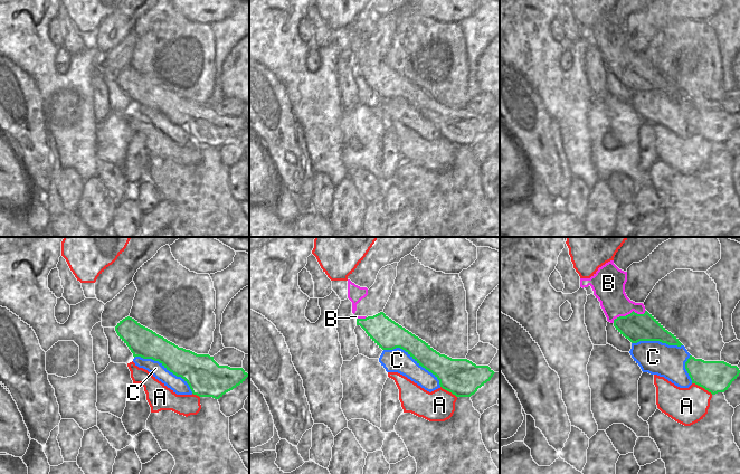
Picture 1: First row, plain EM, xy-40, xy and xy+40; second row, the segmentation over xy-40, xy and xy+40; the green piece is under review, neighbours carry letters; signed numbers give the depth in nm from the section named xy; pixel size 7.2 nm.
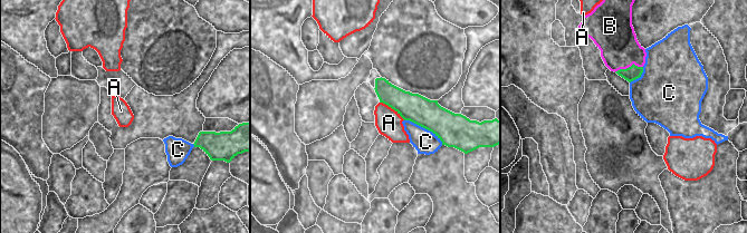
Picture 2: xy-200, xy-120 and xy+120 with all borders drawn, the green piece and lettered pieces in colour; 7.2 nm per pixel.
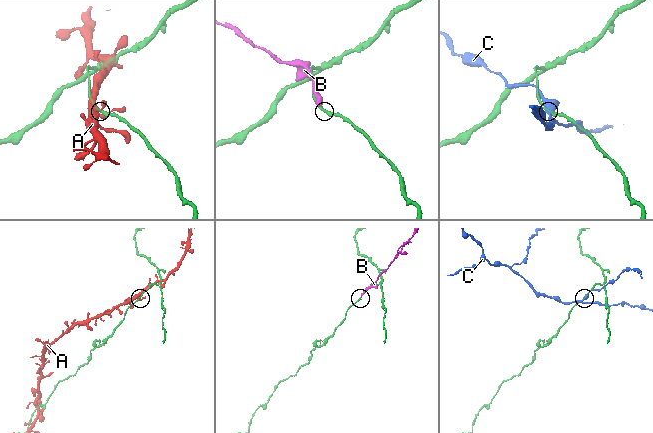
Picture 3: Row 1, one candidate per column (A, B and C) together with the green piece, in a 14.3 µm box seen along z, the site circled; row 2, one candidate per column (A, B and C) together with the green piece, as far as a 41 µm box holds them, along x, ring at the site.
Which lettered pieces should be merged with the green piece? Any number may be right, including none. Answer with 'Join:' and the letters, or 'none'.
Join: none

